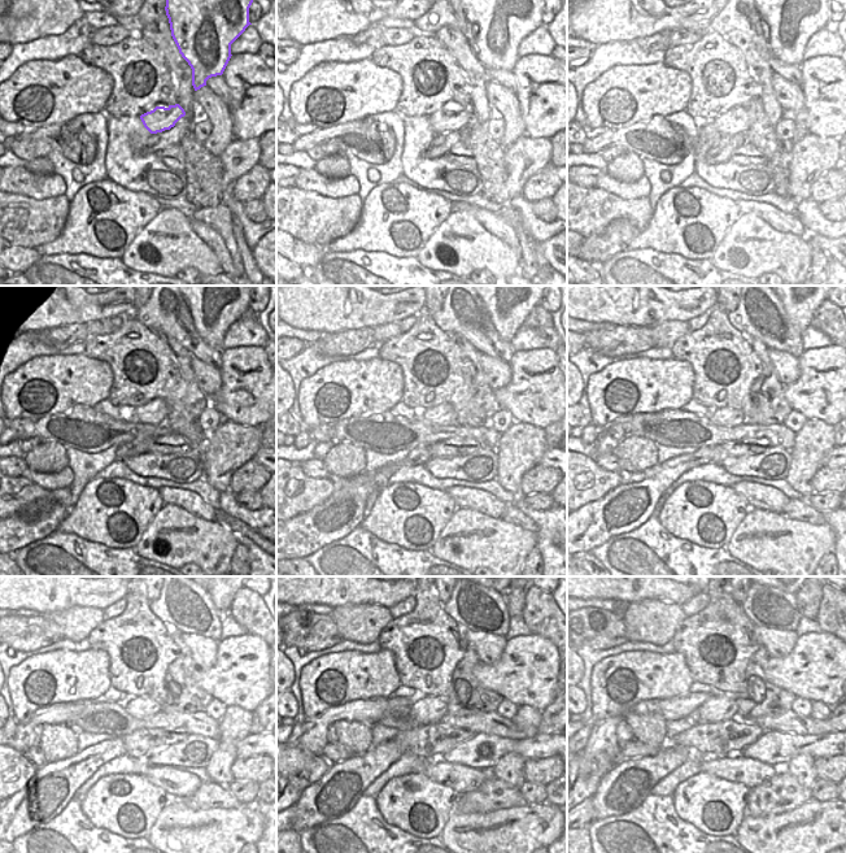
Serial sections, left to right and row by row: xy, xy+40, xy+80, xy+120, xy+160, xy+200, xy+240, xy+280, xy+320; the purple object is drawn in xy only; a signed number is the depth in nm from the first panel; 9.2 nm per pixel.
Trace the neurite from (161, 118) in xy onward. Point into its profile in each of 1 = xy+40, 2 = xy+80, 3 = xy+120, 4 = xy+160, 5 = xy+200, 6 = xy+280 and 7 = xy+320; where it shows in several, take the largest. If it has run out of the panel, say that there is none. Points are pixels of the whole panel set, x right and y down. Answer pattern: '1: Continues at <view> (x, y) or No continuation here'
1: Continues at xy+40 (449, 118)
2: Continues at xy+80 (735, 121)
3: Continues at xy+120 (155, 412)
4: Continues at xy+160 (441, 414)
5: Continues at xy+200 (725, 417)
6: Continues at xy+280 (426, 710)
7: Continues at xy+320 (718, 708).

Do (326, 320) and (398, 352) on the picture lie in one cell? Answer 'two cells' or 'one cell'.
two cells

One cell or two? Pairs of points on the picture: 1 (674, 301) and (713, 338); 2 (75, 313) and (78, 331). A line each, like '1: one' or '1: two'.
1: two
2: two

